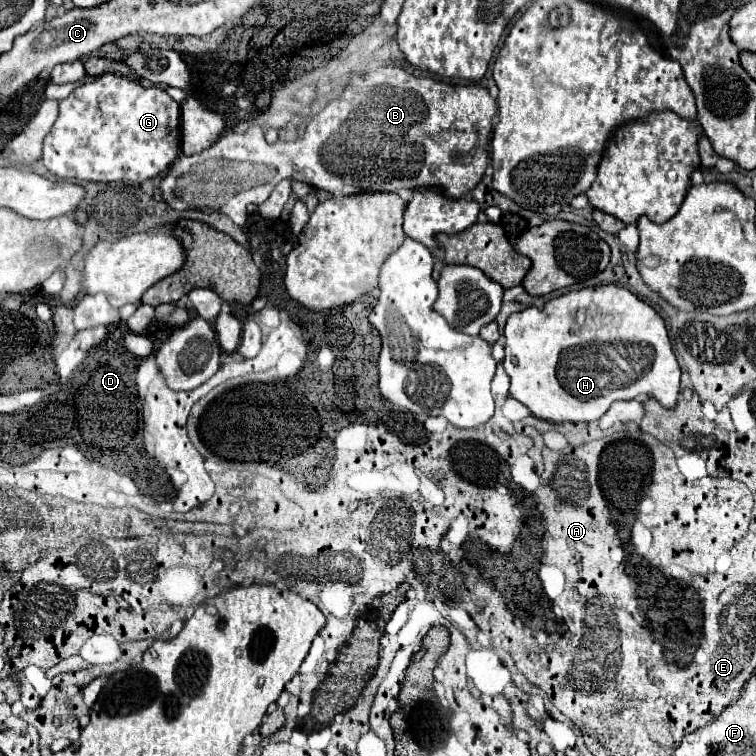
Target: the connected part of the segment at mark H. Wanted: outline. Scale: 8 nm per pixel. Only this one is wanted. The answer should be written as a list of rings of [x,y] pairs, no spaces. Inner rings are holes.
[[[619,285],[569,291],[543,307],[513,313],[505,325],[505,339],[503,367],[511,377],[511,397],[527,405],[535,417],[555,423],[597,421],[613,401],[633,399],[639,387],[621,387],[621,363],[643,363],[647,355],[659,355],[663,371],[675,371],[677,363],[663,319]]]

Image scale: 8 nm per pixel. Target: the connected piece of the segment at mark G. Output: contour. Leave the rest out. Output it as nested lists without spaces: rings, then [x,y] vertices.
[[[105,73],[91,83],[79,85],[59,103],[59,117],[45,137],[43,163],[61,179],[79,181],[127,181],[145,183],[165,173],[181,153],[181,107],[159,87],[143,87],[141,83]]]

